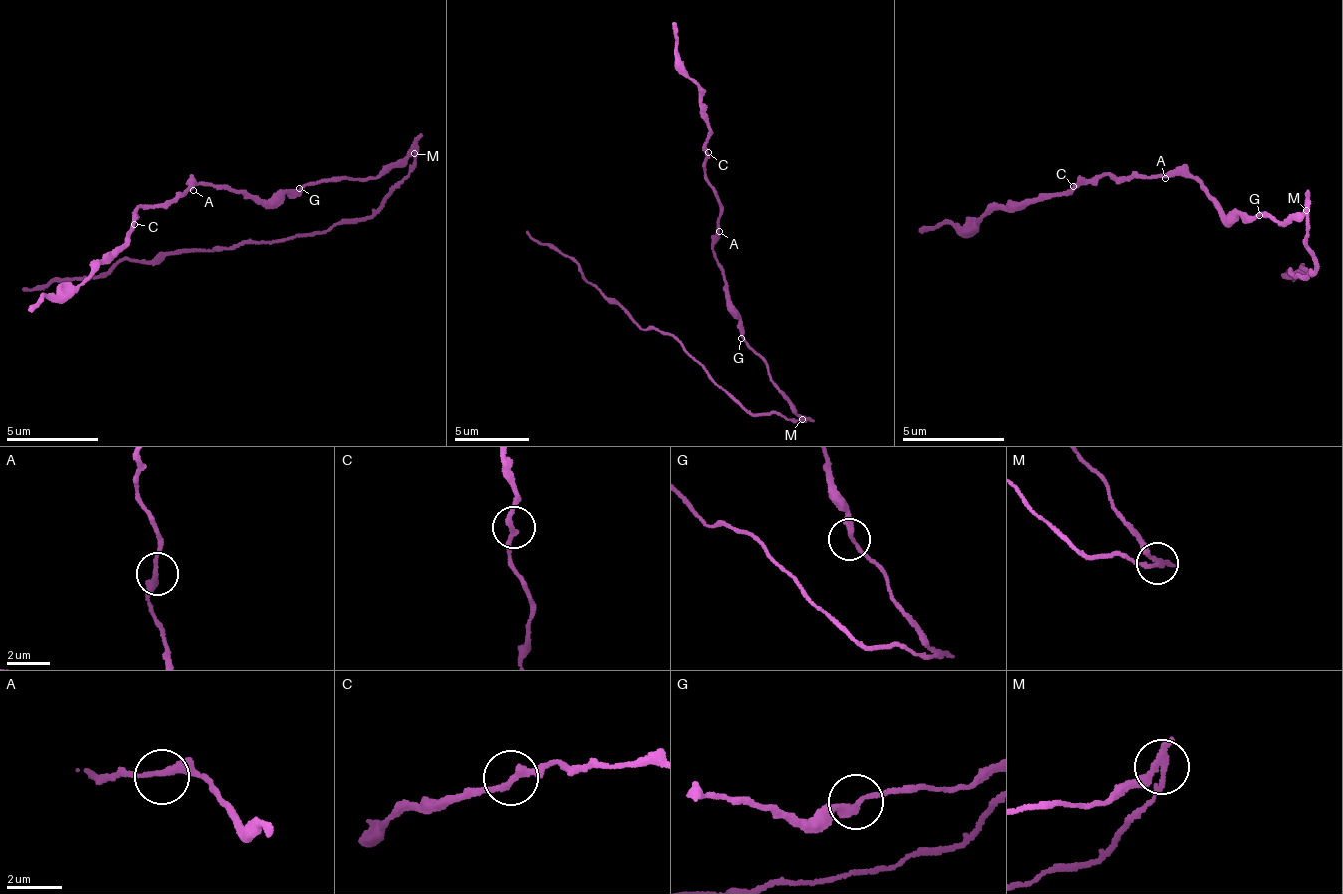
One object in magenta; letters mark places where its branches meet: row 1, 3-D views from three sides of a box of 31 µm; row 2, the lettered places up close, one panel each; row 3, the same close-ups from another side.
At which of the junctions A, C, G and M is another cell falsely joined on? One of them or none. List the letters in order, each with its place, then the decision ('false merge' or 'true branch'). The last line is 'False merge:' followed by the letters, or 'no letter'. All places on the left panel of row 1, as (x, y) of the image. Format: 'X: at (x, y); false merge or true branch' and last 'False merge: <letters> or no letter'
A: at (193, 190); true branch
C: at (134, 224); true branch
G: at (299, 188); true branch
M: at (414, 153); false merge
False merge: M

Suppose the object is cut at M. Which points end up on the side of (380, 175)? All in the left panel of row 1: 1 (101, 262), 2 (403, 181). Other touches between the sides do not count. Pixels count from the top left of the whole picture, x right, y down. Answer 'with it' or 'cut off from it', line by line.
1: with it
2: cut off from it

